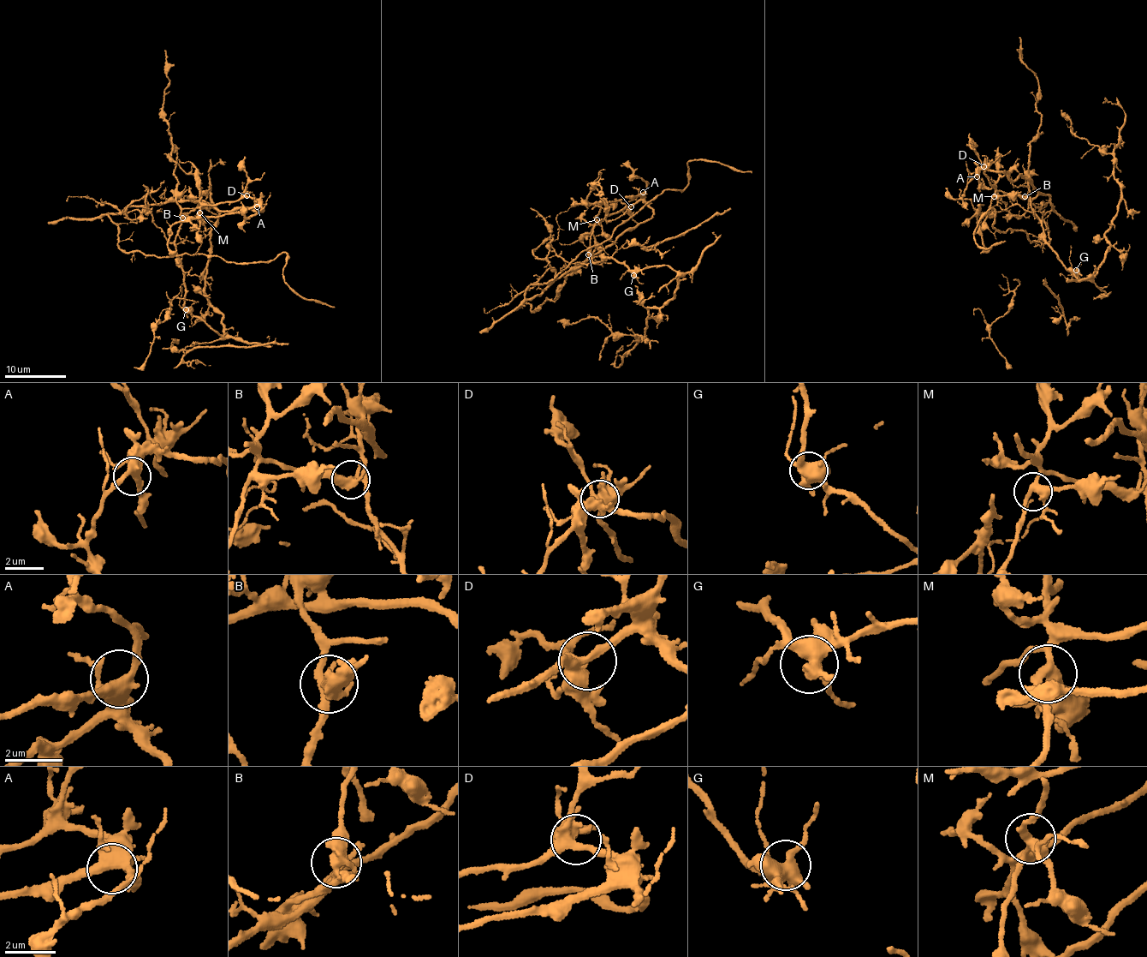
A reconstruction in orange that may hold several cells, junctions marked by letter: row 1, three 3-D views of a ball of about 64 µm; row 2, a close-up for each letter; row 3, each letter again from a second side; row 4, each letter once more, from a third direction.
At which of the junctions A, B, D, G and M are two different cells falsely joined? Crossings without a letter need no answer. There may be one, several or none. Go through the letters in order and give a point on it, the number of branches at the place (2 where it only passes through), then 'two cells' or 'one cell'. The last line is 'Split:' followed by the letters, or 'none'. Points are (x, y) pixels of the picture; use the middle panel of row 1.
A: at (643, 192); 4 branches meet; one cell
B: at (588, 254); 4 branches meet; two cells
D: at (631, 206); 4 branches meet; one cell
G: at (633, 275); 5 branches meet; one cell
M: at (597, 219); 4 branches meet; one cell
Split: B

